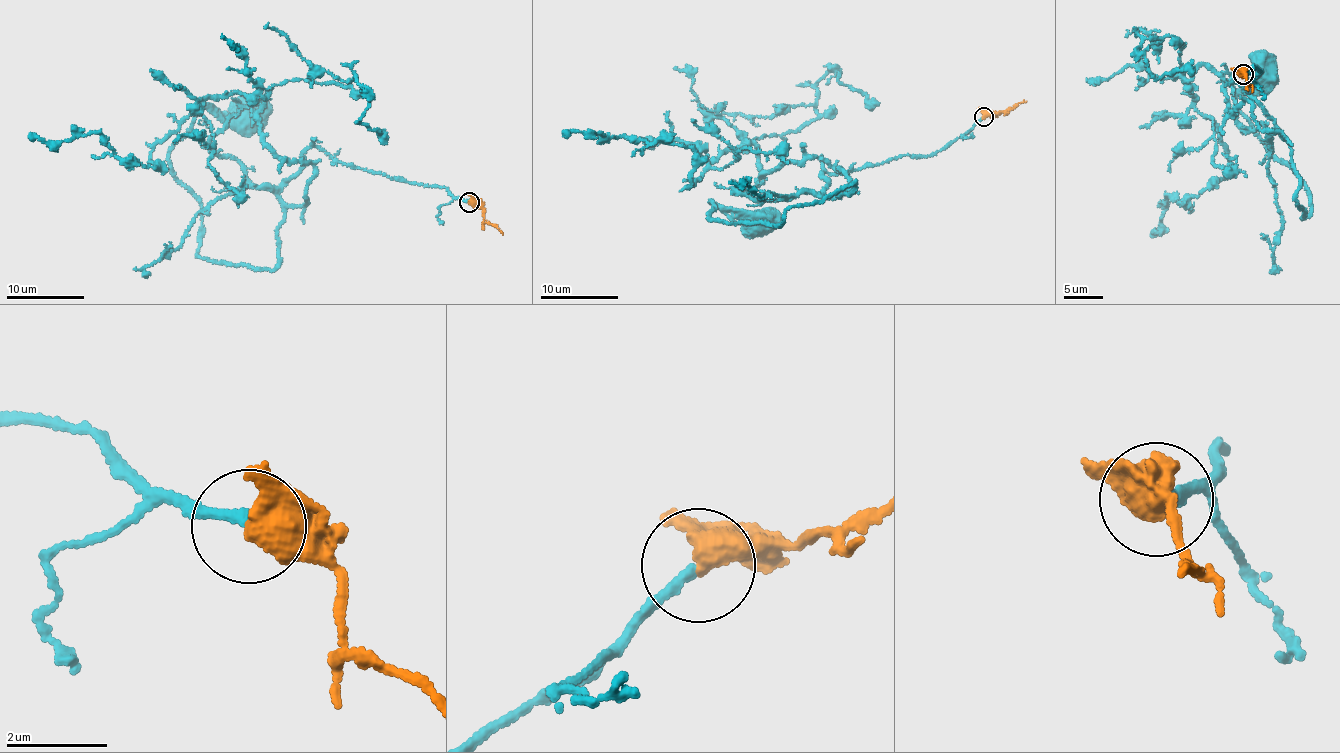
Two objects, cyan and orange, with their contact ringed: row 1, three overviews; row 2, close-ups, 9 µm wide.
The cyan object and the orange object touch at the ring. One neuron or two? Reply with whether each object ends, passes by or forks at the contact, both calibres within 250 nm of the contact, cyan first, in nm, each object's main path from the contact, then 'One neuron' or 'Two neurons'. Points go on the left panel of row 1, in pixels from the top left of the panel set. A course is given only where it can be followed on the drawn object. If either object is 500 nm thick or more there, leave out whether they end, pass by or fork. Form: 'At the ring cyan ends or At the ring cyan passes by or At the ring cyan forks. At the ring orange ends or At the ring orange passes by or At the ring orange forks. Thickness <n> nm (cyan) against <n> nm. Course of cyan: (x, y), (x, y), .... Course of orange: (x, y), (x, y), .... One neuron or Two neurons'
Thickness 200 nm (cyan) against 650 nm. Course of cyan: (469, 202), (311, 146), (279, 193), (278, 264), (207, 261), (172, 145), (201, 107), (245, 113). Course of orange: (469, 202), (476, 205), (490, 224), (503, 235). One neuron

